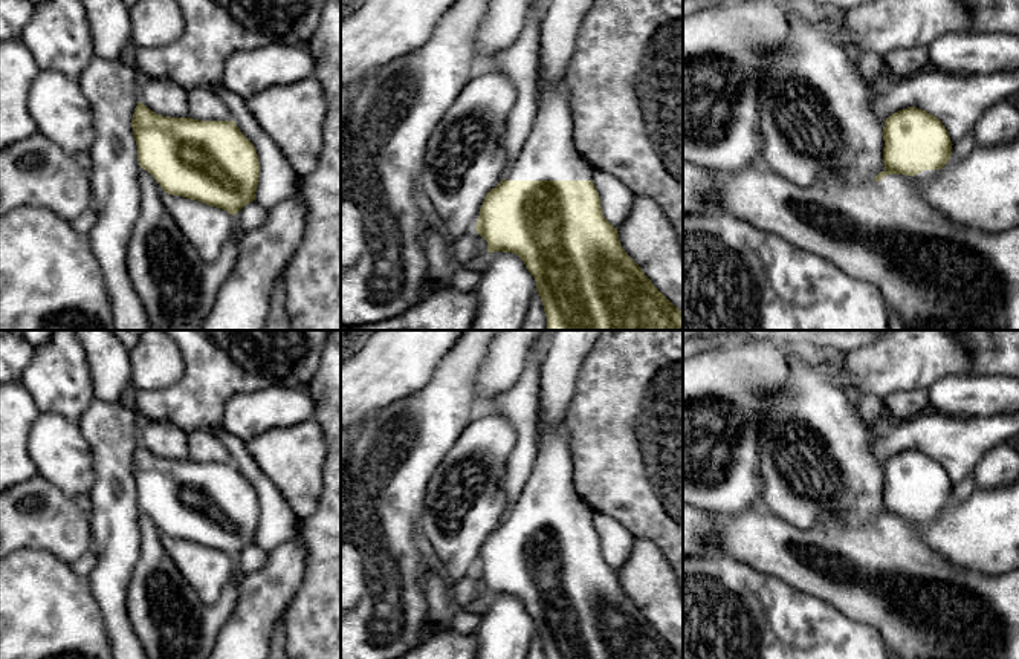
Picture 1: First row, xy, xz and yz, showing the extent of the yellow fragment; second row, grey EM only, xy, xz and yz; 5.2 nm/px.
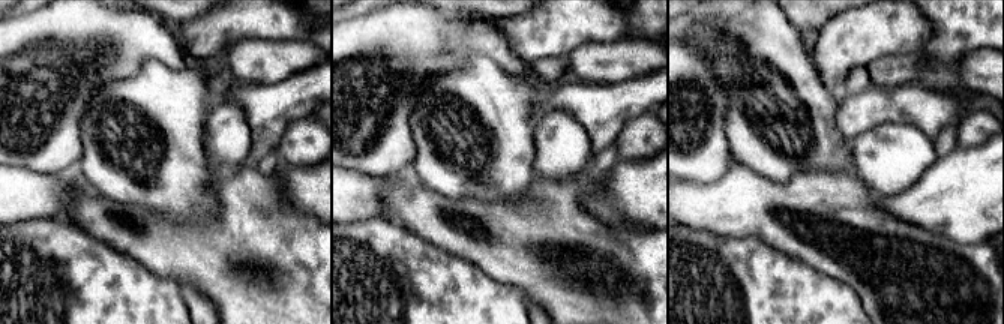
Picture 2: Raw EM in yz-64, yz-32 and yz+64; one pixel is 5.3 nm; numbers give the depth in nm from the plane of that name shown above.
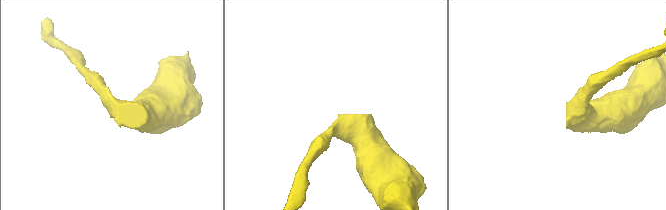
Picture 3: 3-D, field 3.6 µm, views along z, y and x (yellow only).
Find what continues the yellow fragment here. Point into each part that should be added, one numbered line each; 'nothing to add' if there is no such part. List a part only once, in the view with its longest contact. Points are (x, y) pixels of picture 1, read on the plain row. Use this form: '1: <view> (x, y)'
1: xz (549, 497)

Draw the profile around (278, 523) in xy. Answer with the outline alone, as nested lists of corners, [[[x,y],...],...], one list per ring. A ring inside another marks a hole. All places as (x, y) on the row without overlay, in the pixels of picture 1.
[[[223,427],[209,428],[208,431],[223,442],[232,456],[232,463],[257,492],[260,520],[255,534],[255,544],[263,547],[266,552],[270,552],[277,546],[296,538],[299,518],[278,488],[264,476],[251,457],[246,442],[228,433]]]

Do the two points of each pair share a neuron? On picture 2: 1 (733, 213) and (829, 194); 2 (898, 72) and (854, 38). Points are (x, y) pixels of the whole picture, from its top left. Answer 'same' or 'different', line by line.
1: same
2: different

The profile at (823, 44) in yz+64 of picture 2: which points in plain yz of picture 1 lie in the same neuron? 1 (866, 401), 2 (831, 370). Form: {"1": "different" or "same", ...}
{"1": "different", "2": "different"}

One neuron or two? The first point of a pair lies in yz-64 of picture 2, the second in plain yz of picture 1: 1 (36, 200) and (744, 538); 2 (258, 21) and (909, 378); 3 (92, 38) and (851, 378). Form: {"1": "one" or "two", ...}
{"1": "two", "2": "one", "3": "two"}

